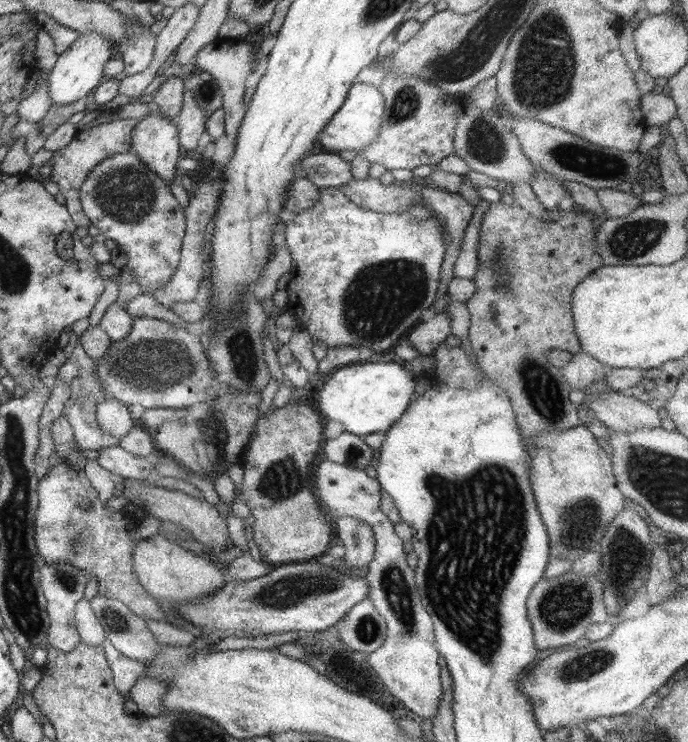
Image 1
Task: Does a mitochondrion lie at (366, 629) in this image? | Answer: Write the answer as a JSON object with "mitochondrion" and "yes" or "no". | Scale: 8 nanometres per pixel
{"mitochondrion":"yes"}

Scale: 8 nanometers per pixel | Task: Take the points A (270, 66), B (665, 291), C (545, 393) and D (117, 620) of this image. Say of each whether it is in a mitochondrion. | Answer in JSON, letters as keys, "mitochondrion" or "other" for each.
{"A":"other","B":"other","C":"mitochondrion","D":"mitochondrion"}

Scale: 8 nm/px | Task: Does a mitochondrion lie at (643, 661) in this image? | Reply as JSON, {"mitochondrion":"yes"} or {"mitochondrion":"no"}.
{"mitochondrion":"no"}

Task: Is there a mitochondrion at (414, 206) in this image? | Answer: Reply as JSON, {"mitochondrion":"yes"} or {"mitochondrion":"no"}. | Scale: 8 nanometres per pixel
{"mitochondrion":"no"}

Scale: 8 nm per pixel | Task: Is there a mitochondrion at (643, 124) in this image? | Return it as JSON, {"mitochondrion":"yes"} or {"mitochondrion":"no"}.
{"mitochondrion":"no"}

